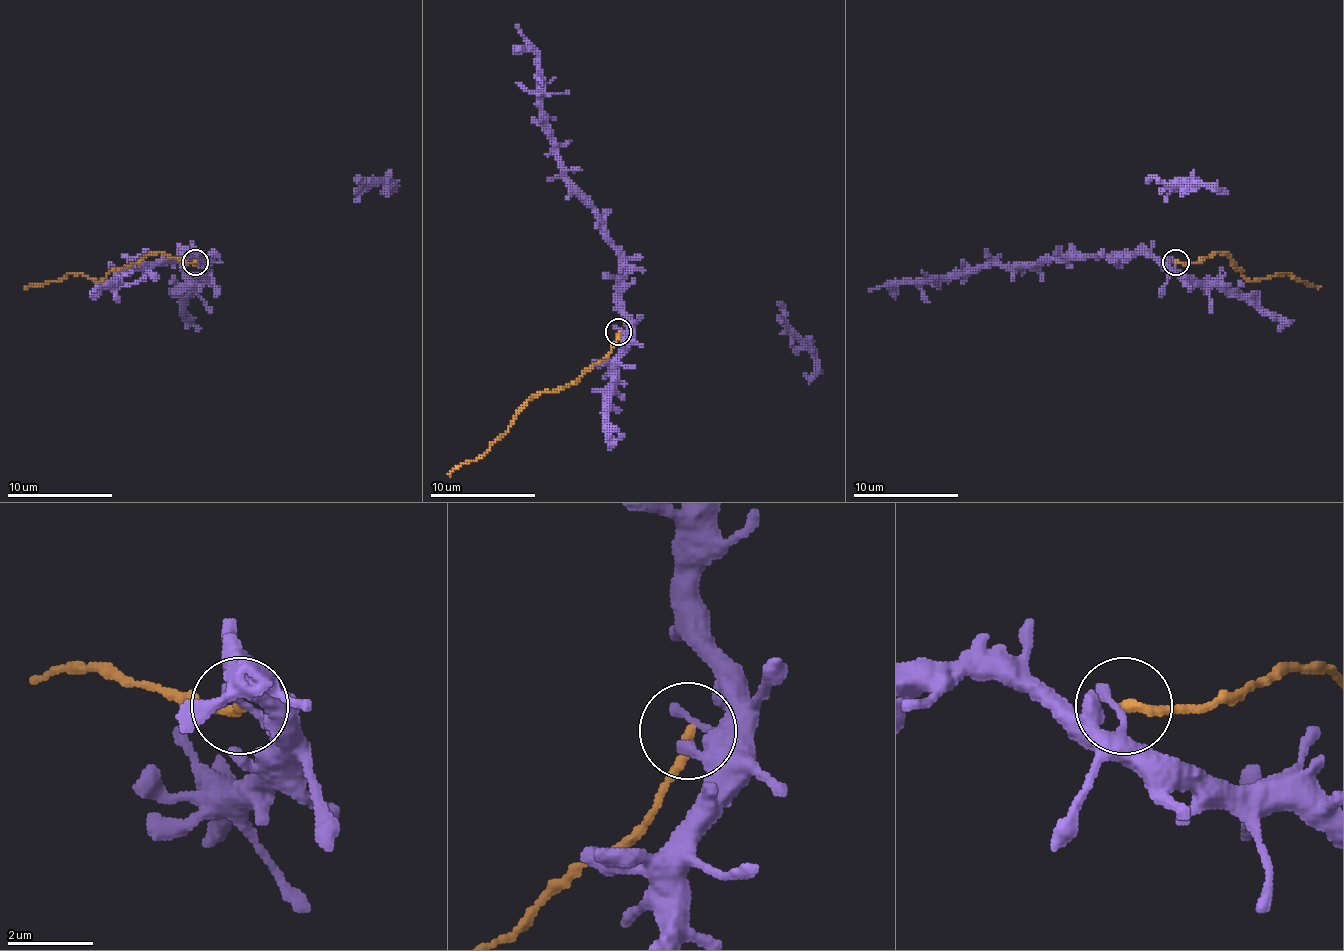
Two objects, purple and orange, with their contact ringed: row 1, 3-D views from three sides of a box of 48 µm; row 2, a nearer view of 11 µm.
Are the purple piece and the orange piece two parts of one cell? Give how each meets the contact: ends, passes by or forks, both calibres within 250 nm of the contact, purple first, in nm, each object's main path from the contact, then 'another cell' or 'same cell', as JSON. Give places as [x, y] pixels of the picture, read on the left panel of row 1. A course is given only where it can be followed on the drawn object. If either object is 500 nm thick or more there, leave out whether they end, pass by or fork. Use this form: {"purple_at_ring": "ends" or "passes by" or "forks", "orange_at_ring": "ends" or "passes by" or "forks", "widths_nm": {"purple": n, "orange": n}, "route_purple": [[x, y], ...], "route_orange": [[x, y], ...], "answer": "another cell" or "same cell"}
{"purple_at_ring": "ends", "orange_at_ring": "ends", "widths_nm": {"purple": 240, "orange": 220}, "route_purple": [[196, 262], [204, 262], [196, 254], [196, 257], [172, 257], [132, 265], [117, 281], [93, 291]], "route_orange": [[196, 262], [151, 252], [135, 262], [114, 268], [103, 278], [66, 273], [59, 281], [32, 284], [24, 289]], "answer": "another cell"}

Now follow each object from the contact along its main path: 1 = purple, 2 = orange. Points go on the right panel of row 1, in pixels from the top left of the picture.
1: (1175, 262), (1157, 262), (1143, 254), (1051, 257), (982, 265), (953, 278), (895, 281), (869, 291)
2: (1175, 262), (1196, 262), (1225, 252), (1246, 278), (1291, 273), (1299, 281), (1318, 289)

